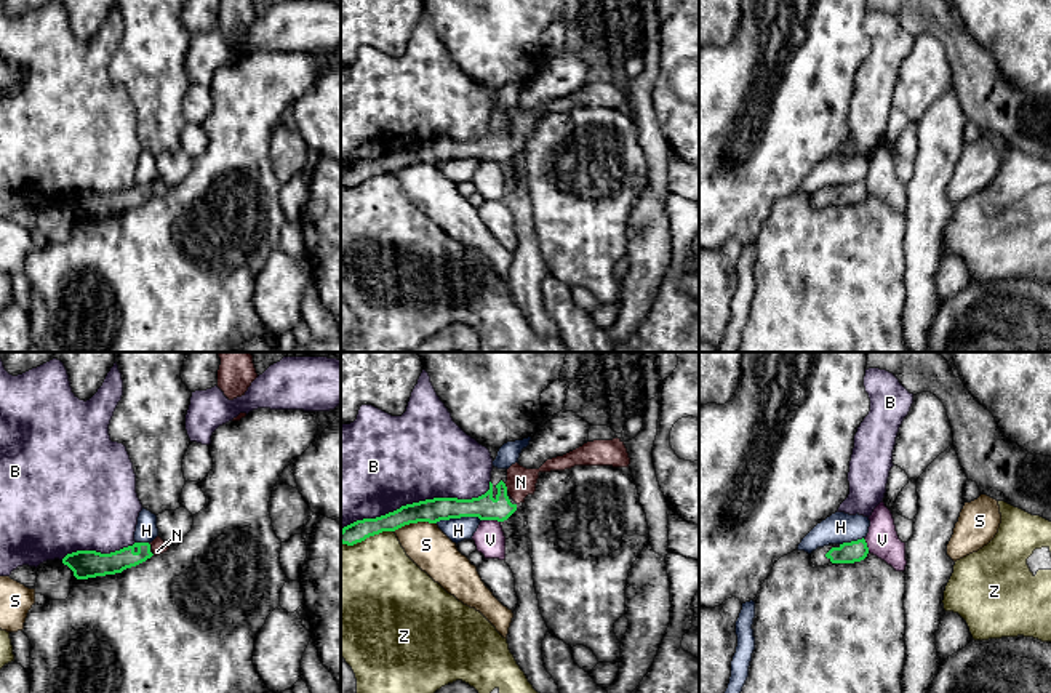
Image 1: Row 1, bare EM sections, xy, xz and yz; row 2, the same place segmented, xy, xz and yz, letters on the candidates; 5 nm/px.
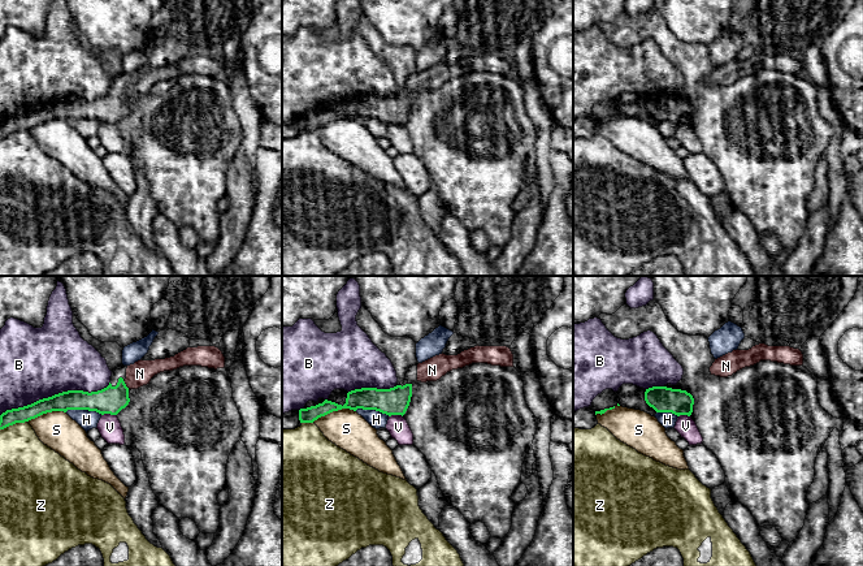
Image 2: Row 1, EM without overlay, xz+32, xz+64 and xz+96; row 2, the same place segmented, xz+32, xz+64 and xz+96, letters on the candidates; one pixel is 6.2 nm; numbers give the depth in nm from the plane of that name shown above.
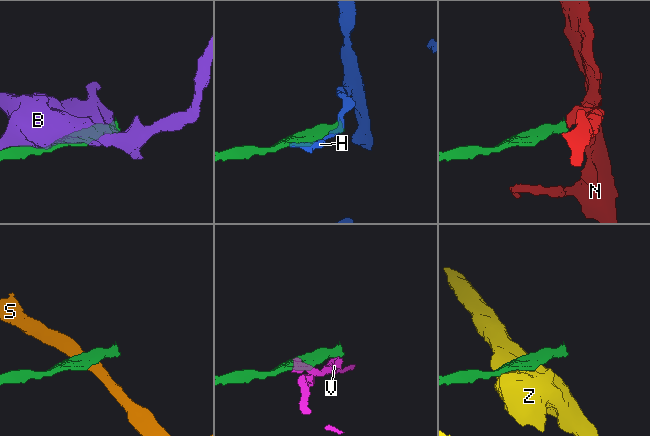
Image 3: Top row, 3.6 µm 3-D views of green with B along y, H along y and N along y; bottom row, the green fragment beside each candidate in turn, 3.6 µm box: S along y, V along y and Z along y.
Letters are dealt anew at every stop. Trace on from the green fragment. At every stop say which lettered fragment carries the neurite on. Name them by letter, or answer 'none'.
N

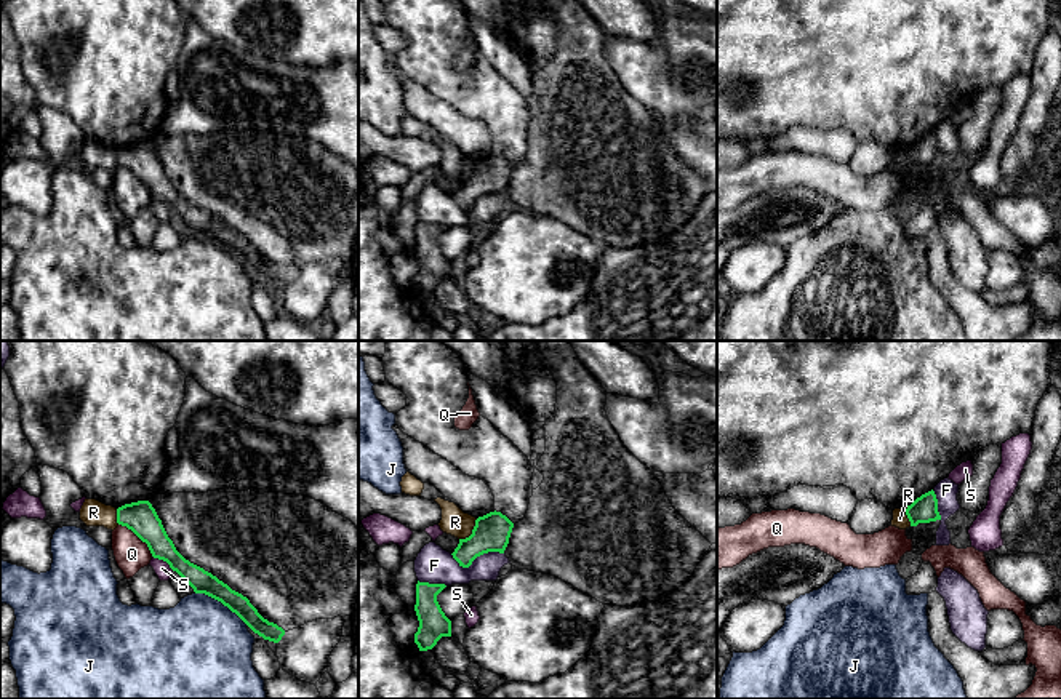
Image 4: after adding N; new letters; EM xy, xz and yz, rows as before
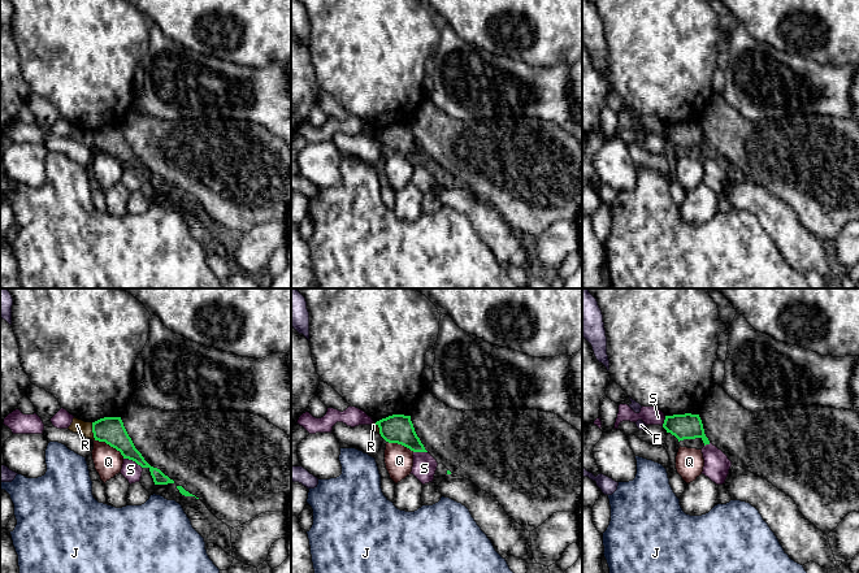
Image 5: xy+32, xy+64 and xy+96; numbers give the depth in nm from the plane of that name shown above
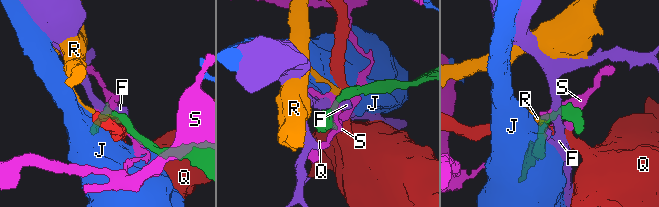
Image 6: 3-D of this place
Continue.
none

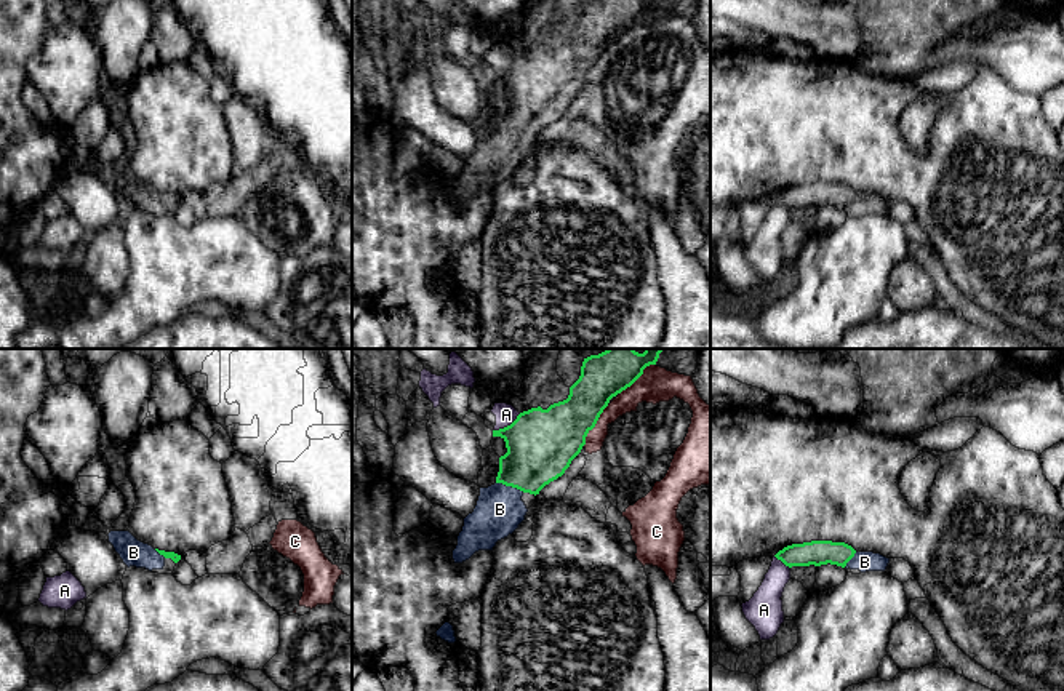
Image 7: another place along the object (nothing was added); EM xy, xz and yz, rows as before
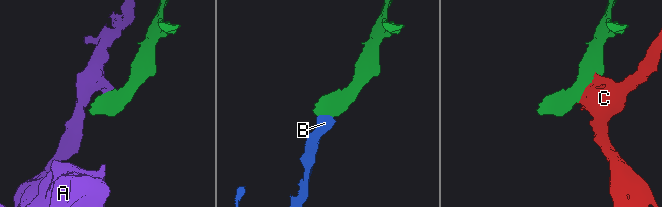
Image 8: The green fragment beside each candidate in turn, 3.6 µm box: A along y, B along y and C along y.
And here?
B

